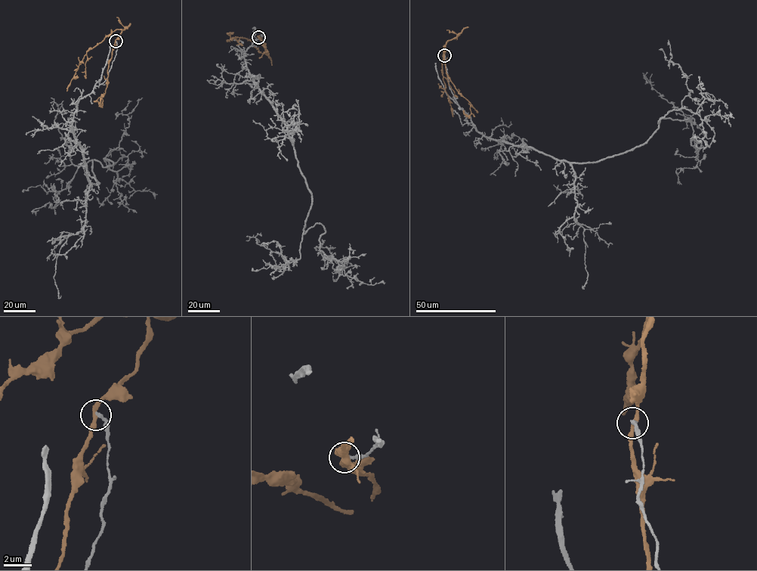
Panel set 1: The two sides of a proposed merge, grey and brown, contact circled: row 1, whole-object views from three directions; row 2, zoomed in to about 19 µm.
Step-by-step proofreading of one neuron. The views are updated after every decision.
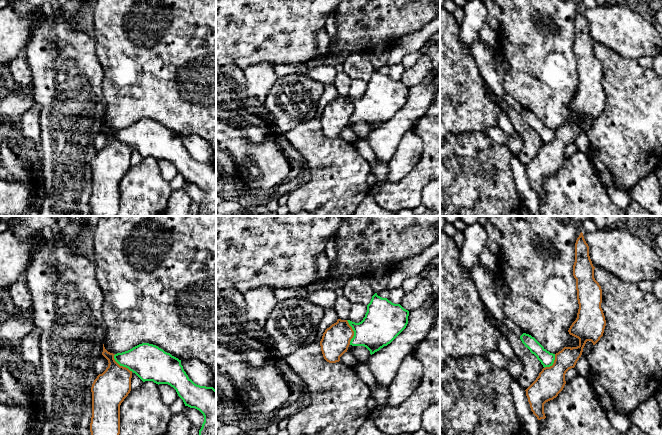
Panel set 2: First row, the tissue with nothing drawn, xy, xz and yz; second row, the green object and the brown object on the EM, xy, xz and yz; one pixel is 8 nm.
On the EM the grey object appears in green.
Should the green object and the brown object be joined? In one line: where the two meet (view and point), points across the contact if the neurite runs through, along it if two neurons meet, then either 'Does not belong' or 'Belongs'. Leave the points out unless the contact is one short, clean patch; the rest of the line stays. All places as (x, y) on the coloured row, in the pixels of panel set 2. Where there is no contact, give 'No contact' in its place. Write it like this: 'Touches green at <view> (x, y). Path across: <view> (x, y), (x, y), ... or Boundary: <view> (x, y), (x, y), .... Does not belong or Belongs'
Touches green at xz (354, 332). Boundary: xz (346, 320), (353, 331), (350, 344). Does not belong

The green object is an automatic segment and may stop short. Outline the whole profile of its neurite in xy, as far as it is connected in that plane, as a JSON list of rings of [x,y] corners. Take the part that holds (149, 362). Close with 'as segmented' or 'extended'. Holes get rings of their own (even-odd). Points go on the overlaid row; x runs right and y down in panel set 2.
[[[142,343],[128,351],[117,353],[114,359],[120,366],[135,373],[143,382],[153,381],[158,385],[168,384],[173,387],[185,406],[195,408],[203,414],[204,422],[199,435],[216,435],[216,390],[195,384],[184,371],[181,360],[149,343]]]; as segmented

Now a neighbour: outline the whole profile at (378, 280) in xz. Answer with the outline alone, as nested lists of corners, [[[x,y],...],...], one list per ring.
[[[382,267],[366,276],[375,293],[387,289],[392,270],[387,267]]]

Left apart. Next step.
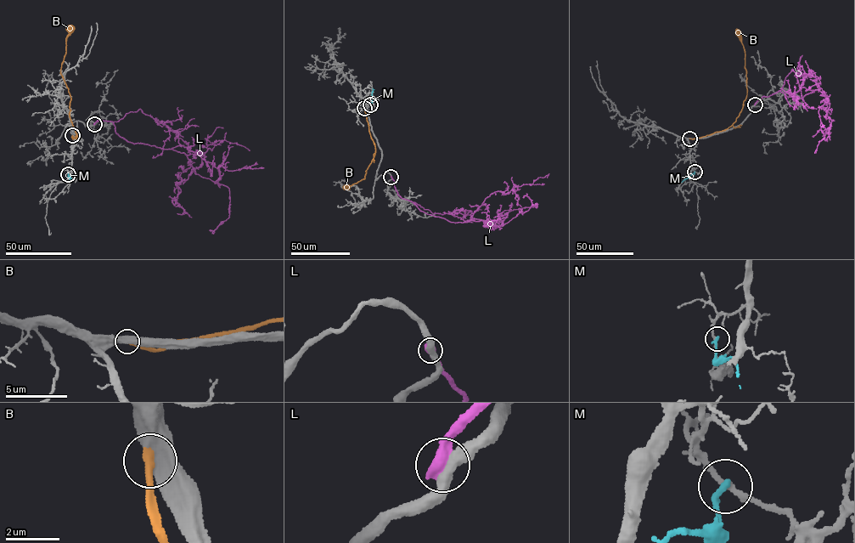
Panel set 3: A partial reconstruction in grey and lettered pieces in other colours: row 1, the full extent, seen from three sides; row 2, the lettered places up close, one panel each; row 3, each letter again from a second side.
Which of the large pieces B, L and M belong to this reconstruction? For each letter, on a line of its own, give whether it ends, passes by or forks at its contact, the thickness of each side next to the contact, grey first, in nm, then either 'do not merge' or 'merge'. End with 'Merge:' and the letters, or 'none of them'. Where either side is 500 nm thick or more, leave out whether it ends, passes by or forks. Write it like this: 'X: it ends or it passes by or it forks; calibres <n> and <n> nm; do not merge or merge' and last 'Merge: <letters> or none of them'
B: calibres 500 and 360 nm; merge
L: calibres 440 and 600 nm; do not merge
M: it ends; calibres 190 and 240 nm; do not merge
Merge: B

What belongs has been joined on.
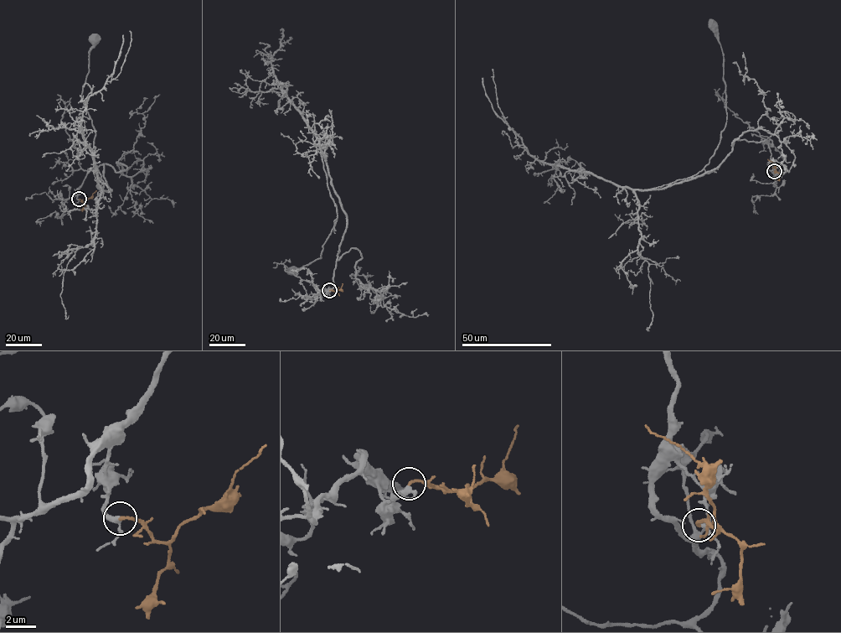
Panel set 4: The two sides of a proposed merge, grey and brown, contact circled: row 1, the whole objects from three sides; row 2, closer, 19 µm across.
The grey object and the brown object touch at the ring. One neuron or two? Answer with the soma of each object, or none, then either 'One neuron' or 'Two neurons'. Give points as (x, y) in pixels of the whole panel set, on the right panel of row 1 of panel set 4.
Soma of grey: (712, 24). Soma of brown: none. One neuron

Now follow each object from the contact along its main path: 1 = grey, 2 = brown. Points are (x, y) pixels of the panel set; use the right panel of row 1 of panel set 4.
1: (774, 171), (766, 141), (735, 140), (713, 169), (640, 190), (696, 174), (717, 147), (725, 87), (712, 24)
2: (774, 171), (776, 172), (773, 163), (767, 158)

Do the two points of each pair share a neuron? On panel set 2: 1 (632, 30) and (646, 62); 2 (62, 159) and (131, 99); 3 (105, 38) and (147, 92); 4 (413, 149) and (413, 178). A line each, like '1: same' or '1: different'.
1: different
2: different
3: same
4: different

